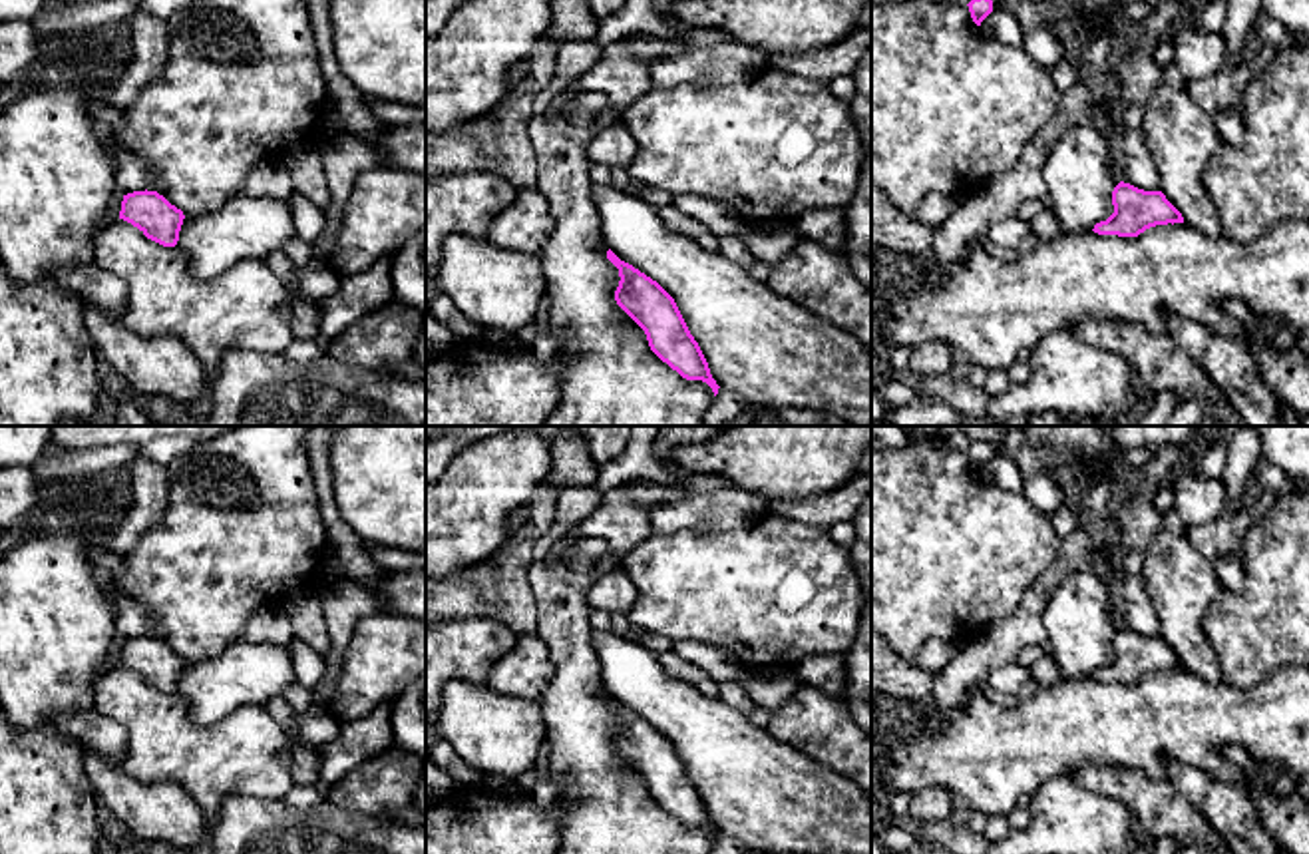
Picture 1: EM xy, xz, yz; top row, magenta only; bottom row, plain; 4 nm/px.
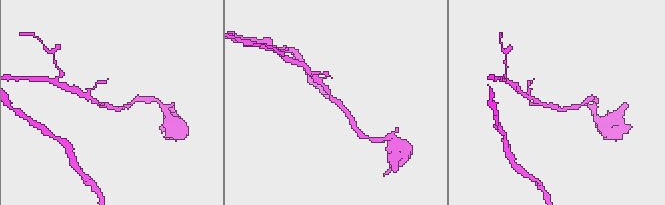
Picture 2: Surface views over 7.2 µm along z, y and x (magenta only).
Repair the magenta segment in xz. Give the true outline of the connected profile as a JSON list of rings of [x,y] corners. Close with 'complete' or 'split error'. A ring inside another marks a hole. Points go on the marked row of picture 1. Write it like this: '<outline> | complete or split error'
[[[611,249],[607,259],[619,269],[617,305],[645,330],[651,350],[686,380],[706,382],[714,396],[718,384],[690,334],[674,299],[651,277],[621,261]]] | complete

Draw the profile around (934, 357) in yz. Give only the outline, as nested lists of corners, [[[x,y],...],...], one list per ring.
[[[941,340],[913,346],[907,368],[917,376],[947,374],[953,366],[953,348]]]

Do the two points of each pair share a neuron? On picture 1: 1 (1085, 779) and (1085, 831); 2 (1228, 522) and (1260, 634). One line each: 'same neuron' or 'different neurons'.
1: different neurons
2: different neurons

